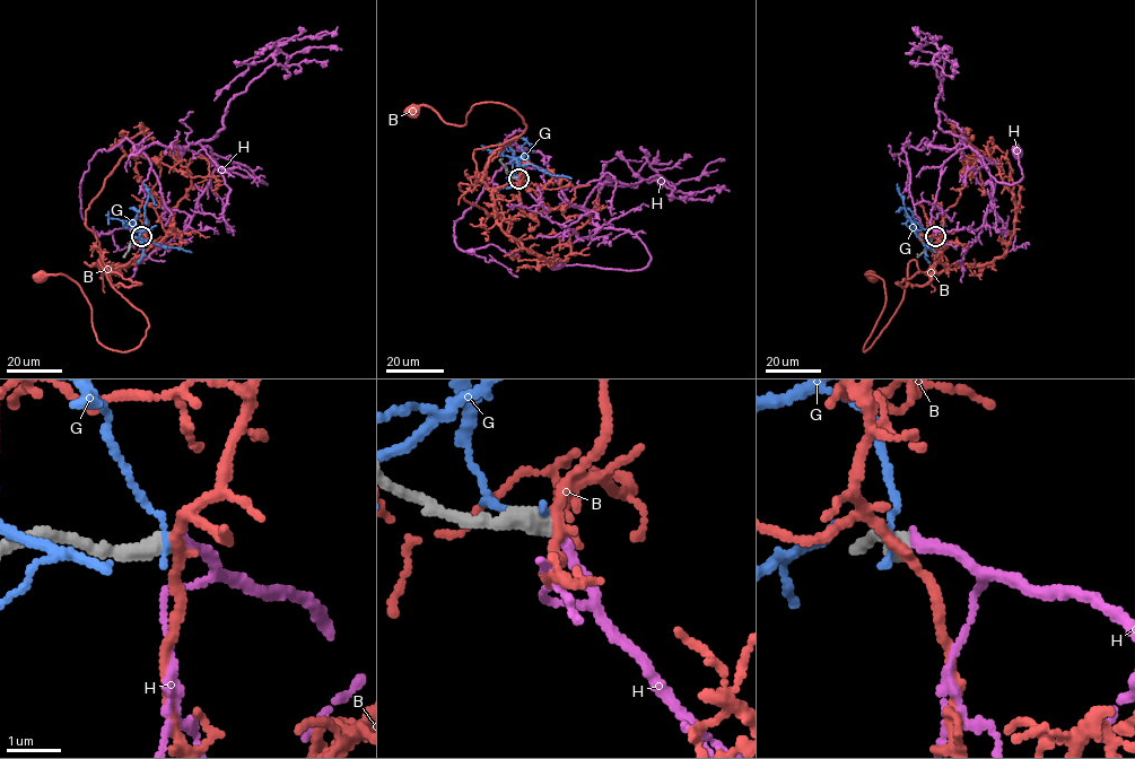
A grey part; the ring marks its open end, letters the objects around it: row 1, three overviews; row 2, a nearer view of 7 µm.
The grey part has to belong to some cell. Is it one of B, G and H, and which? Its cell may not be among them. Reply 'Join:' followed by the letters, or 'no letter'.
Join: H

